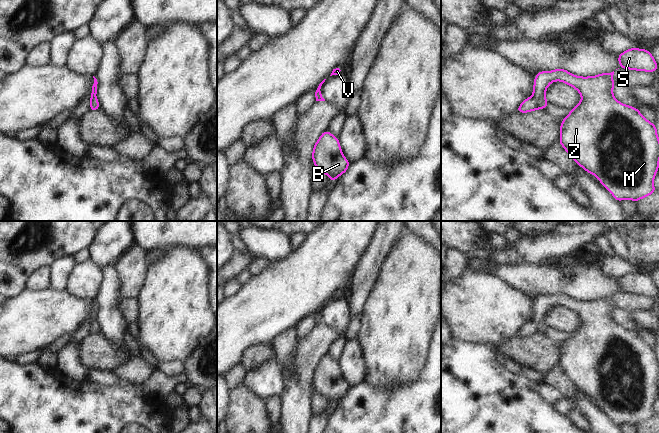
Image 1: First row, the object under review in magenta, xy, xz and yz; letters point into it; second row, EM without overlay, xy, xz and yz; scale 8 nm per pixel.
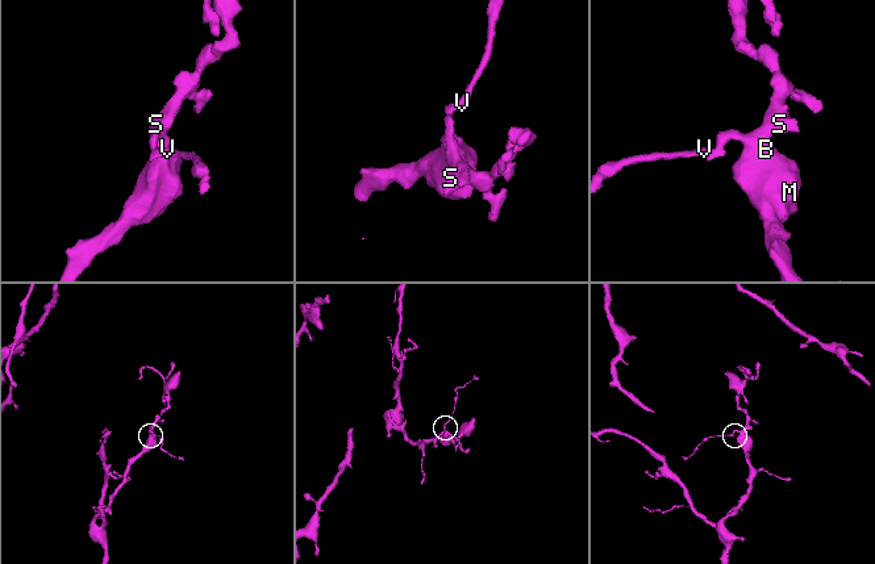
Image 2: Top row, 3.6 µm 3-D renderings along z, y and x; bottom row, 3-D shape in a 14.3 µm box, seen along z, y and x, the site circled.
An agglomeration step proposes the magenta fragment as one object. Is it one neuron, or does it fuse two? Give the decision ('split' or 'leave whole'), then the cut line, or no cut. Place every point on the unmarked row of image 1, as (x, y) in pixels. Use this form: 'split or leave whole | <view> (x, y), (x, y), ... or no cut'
leave whole | no cut

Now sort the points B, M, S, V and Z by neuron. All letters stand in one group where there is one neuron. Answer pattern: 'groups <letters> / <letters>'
groups B M S V Z

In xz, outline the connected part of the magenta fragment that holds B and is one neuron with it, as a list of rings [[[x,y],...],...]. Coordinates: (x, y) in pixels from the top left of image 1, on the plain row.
[[[328,354],[324,355],[313,371],[312,383],[315,391],[333,406],[344,398],[350,386],[342,378],[340,366]]]

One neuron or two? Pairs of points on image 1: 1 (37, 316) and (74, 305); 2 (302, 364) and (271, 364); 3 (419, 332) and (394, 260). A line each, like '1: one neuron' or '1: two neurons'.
1: one neuron
2: two neurons
3: one neuron

